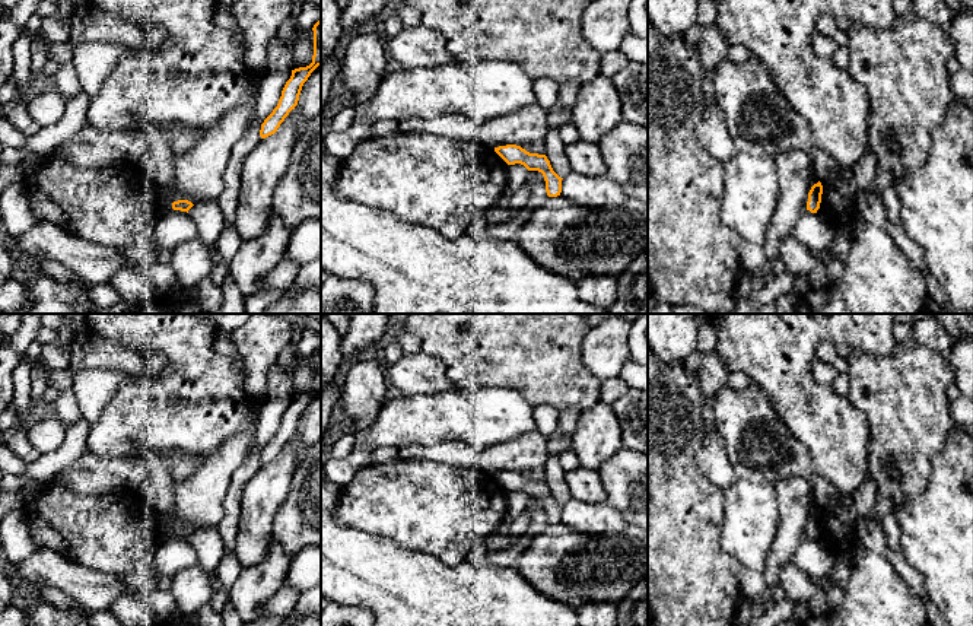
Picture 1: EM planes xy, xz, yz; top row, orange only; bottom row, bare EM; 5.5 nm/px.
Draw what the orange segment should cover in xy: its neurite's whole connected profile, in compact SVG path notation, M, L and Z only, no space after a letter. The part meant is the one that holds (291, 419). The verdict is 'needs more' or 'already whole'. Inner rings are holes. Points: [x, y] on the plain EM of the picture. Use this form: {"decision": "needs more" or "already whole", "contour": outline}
{"decision": "already whole", "contour": "M321 346L314 352L314 382L312 390L306 394L292 397L290 406L286 409L277 433L261 451L260 463L265 465L277 458L280 451L298 432L299 422L303 410L308 407L311 400L321 393Z"}

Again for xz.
{"decision": "already whole", "contour": "M506 471L495 474L495 479L508 490L521 490L528 498L538 498L546 508L546 518L548 524L557 524L562 519L562 506L551 495L546 482L530 480L521 473Z"}

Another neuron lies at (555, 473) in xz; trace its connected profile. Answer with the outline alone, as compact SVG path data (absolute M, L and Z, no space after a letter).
M548 455L543 470L553 498L560 505L565 505L569 499L572 499L572 495L565 479L566 471L560 464L559 455Z

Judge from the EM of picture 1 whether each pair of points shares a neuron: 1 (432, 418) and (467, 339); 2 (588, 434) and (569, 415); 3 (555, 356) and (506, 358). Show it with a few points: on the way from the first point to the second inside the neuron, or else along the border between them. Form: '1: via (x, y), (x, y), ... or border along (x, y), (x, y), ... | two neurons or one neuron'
1: border along (490, 387), (455, 388) | two neurons
2: border along (582, 412), (571, 437) | two neurons
3: via (543, 356), (518, 356) | one neuron

